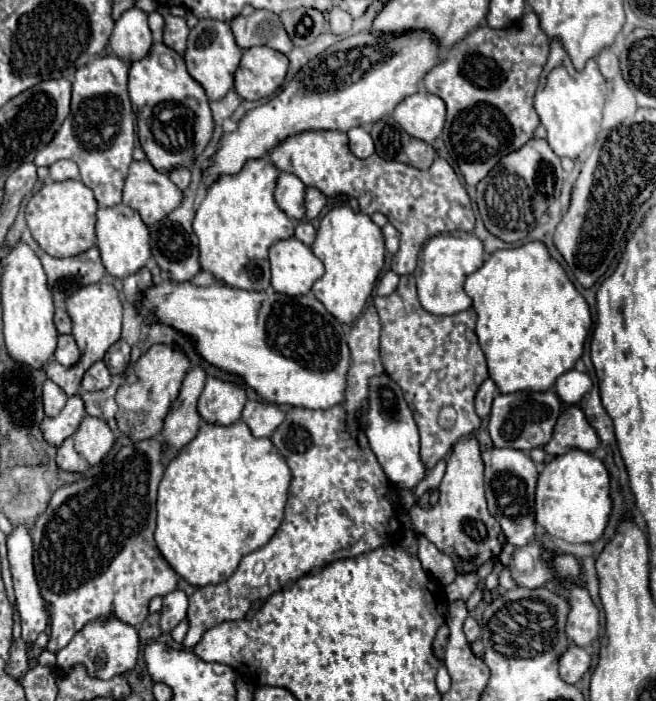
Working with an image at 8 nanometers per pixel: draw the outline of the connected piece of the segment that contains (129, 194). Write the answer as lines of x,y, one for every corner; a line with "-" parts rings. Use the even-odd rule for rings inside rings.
147,159
129,165
123,203
139,211
145,225
161,221
167,213
179,207
181,197
179,187
165,173
155,171

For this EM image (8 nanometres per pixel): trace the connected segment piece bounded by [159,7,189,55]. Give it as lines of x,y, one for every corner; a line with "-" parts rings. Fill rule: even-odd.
159,7
159,11
165,15
165,37
163,37
163,43
171,49
175,49
177,53
185,53
185,47
187,47
187,35
189,35
189,27
185,23
183,17
173,17
169,13
169,7

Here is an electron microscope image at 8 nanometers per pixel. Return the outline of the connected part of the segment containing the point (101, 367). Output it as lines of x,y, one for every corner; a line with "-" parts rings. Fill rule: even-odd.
97,361
87,369
81,381
81,391
101,391
111,385
111,373
103,361

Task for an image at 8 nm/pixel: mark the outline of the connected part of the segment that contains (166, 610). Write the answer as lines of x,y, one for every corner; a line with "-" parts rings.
179,589
171,591
163,597
163,609
161,609
161,621
159,627
163,633
171,633
187,615
187,595

